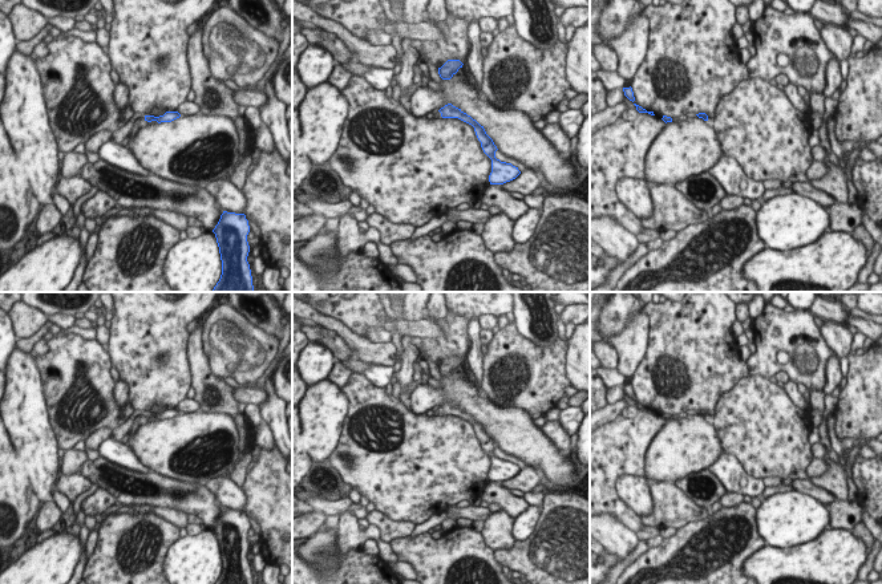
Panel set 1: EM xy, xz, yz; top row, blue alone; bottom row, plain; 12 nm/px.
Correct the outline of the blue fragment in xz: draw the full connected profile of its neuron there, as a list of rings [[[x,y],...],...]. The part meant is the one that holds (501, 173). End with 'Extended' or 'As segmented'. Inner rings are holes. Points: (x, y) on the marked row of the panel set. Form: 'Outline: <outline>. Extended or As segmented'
Outline: [[[452,104],[445,105],[438,111],[441,113],[442,118],[458,118],[474,127],[484,153],[491,159],[491,173],[489,175],[490,184],[503,184],[515,179],[521,174],[518,167],[513,166],[511,163],[501,162],[495,158],[495,151],[498,150],[497,146],[486,134],[484,126],[481,126],[476,119]]]. As segmented.

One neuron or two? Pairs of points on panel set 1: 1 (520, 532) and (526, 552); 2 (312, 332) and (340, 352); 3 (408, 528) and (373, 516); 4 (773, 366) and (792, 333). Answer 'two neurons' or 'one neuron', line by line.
1: two neurons
2: one neuron
3: one neuron
4: one neuron

